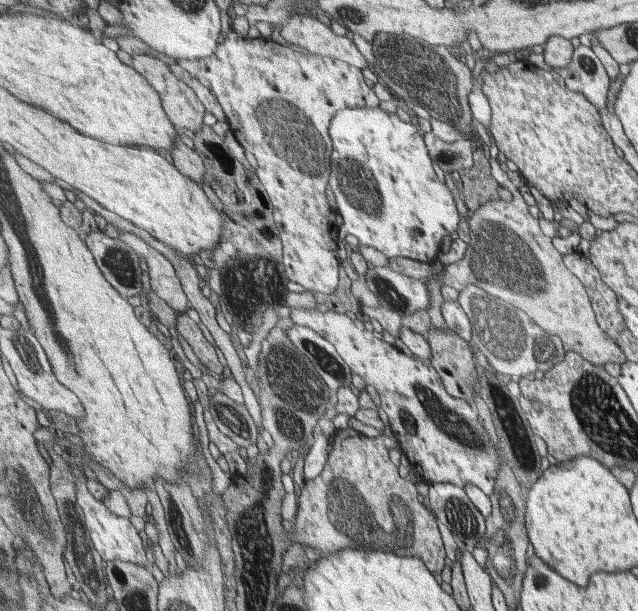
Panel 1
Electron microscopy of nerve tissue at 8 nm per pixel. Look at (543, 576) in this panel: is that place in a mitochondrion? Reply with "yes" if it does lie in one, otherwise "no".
yes

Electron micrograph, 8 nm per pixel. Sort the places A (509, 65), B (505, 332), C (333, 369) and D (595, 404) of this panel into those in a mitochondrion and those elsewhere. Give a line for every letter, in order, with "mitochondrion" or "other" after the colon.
A: other
B: mitochondrion
C: mitochondrion
D: mitochondrion

